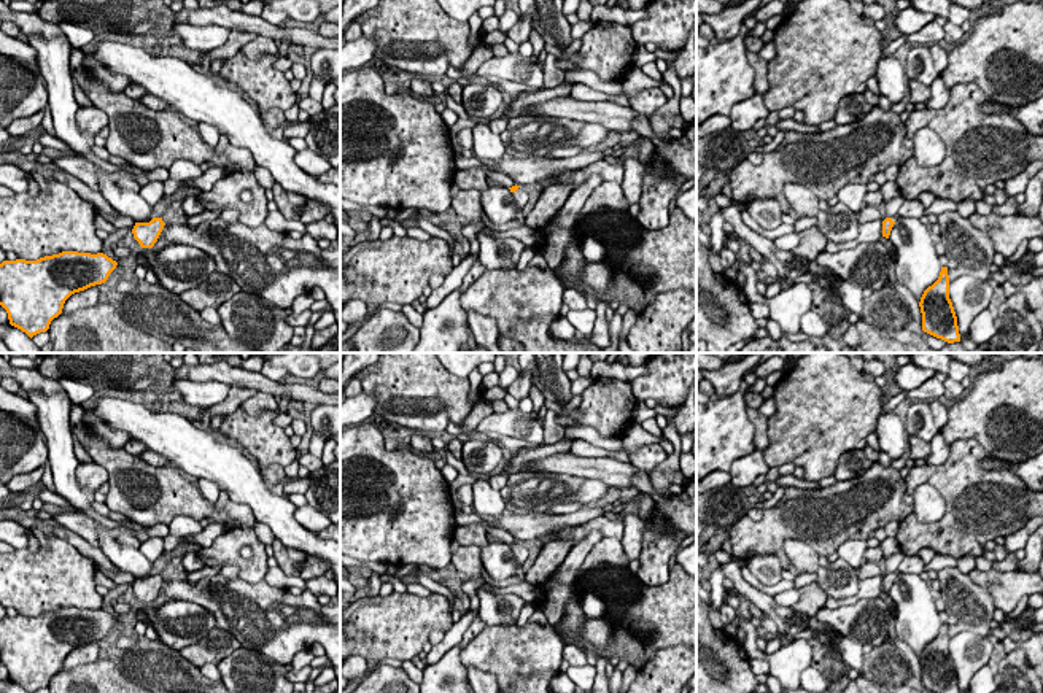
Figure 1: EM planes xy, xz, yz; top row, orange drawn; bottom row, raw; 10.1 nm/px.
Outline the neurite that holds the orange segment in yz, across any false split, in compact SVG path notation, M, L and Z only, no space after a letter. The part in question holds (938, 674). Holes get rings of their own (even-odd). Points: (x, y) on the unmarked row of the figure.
M941 623L938 636L924 647L919 663L924 688L933 693L960 693L957 672L949 655L948 623Z

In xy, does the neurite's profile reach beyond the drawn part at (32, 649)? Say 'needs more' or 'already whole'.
already whole

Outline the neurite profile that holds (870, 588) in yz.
M882 575L860 579L859 580L859 591L851 598L835 599L827 598L825 609L838 609L841 606L852 606L860 599L874 599L882 594Z

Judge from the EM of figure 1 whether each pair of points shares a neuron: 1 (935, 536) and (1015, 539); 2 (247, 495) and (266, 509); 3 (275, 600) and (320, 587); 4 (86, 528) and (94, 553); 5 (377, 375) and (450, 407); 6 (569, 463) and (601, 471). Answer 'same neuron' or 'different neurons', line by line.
1: different neurons
2: same neuron
3: different neurons
4: different neurons
5: same neuron
6: same neuron

